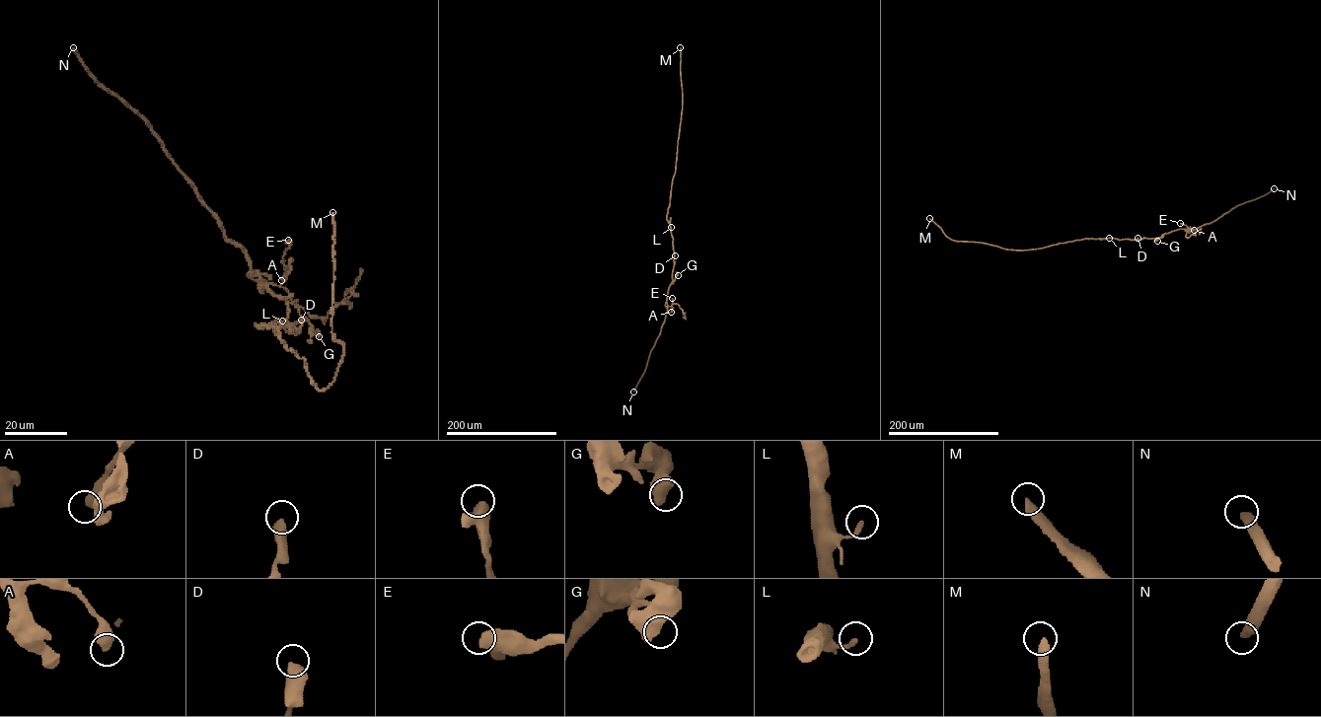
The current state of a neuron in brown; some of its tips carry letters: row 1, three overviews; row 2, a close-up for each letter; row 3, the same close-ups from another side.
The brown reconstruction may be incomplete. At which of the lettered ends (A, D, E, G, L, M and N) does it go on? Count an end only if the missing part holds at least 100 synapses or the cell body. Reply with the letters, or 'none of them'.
M

